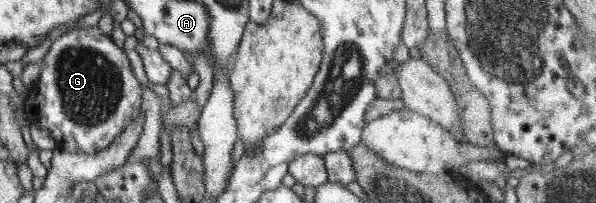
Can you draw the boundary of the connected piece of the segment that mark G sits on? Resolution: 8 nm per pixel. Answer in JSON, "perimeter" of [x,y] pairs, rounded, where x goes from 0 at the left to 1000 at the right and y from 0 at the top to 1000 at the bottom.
{"perimeter":[[[163,123],[112,153],[70,291],[65,384],[44,478],[59,562],[50,601],[77,631],[99,739],[159,759],[178,734],[232,576],[240,424],[216,320],[213,261]]]}

